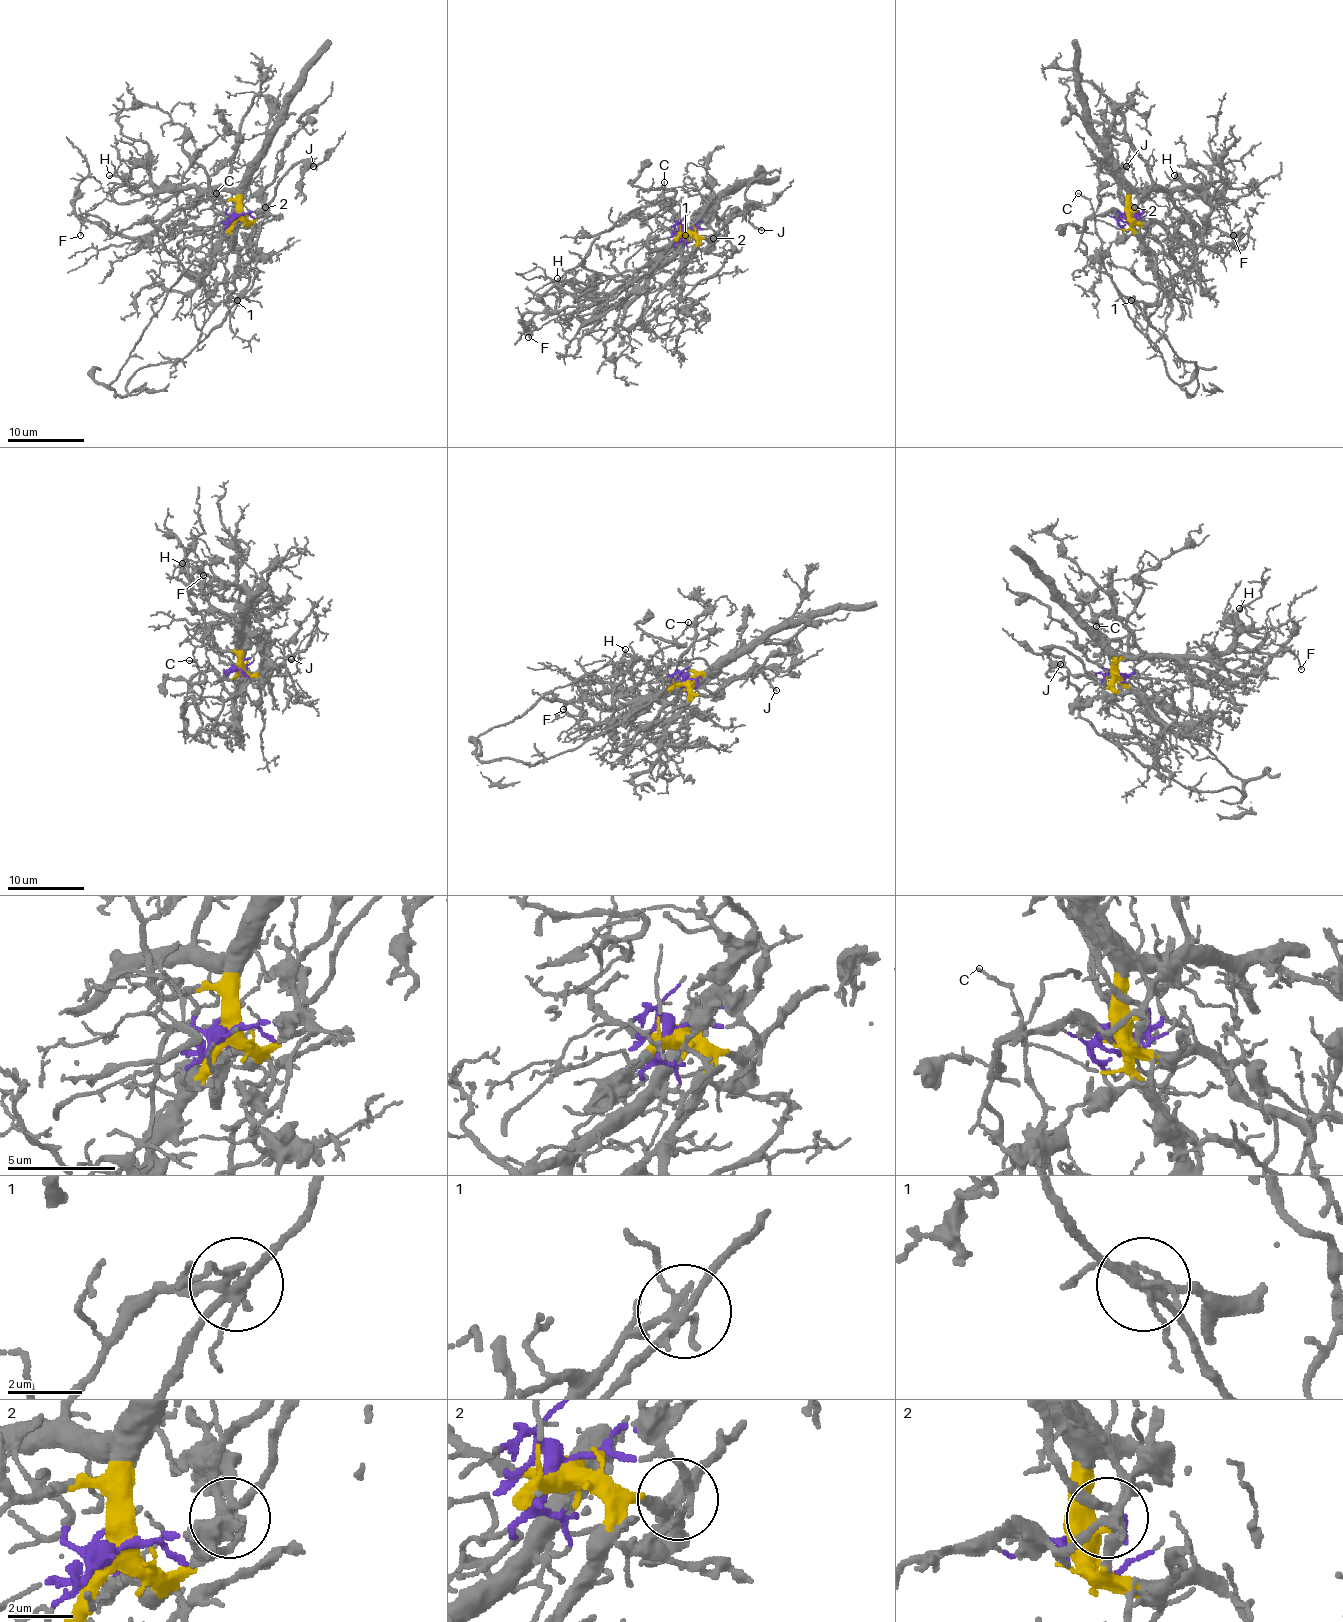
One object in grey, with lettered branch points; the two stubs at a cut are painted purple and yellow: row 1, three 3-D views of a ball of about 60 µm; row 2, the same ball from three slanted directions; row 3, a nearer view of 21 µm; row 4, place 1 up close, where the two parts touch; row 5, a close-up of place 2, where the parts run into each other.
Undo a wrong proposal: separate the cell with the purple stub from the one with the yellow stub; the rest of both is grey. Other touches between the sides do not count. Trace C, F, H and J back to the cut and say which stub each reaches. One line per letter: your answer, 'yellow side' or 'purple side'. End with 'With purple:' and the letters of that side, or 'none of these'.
C: purple side
F: yellow side
H: yellow side
J: yellow side
With purple: C

